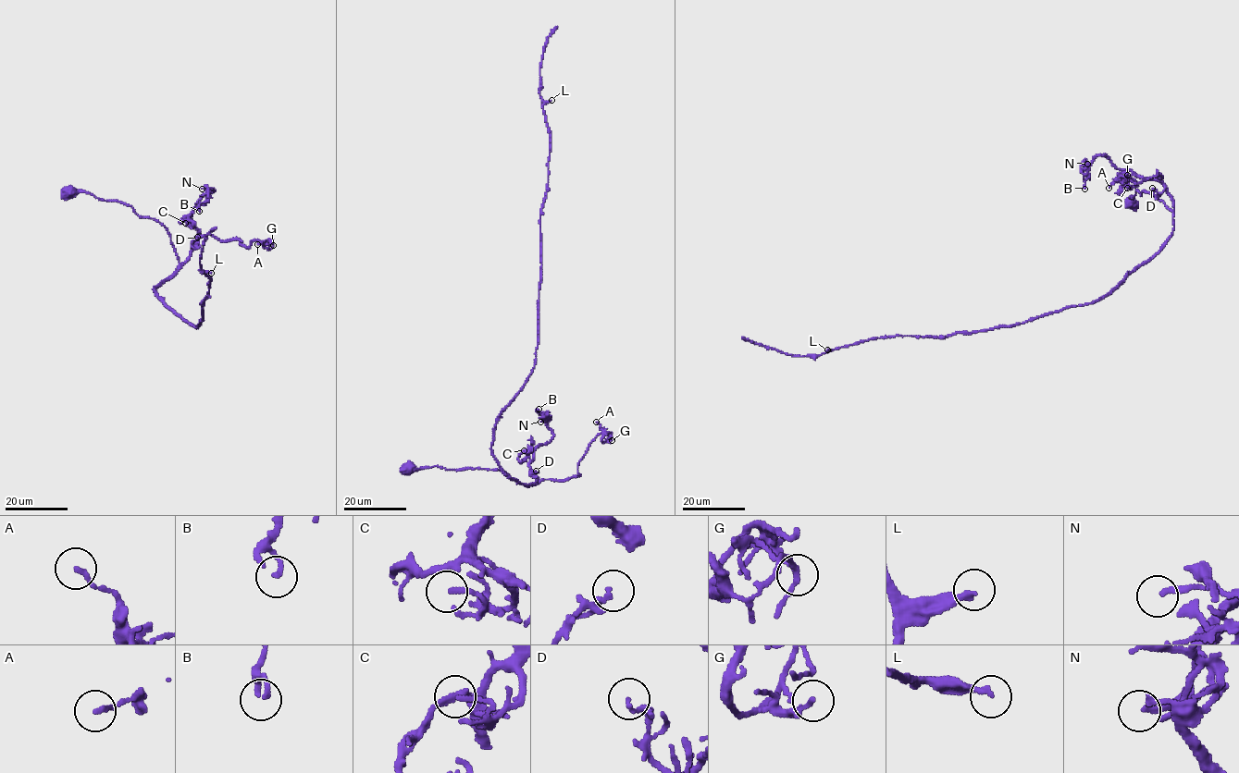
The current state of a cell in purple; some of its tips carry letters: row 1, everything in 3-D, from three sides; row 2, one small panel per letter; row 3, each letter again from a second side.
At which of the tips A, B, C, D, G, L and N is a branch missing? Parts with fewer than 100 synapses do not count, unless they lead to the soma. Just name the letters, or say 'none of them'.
none of them

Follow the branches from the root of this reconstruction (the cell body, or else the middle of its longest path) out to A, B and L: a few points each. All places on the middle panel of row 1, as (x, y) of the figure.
A: (410, 468), (499, 469), (527, 486), (544, 479), (568, 480), (578, 474), (577, 463), (601, 431), (596, 422)
B: (410, 468), (499, 469), (532, 484), (534, 449), (552, 436), (538, 409)
L: (410, 468), (499, 469), (516, 483), (491, 454), (492, 433), (536, 361), (550, 153), (543, 105), (551, 100)

